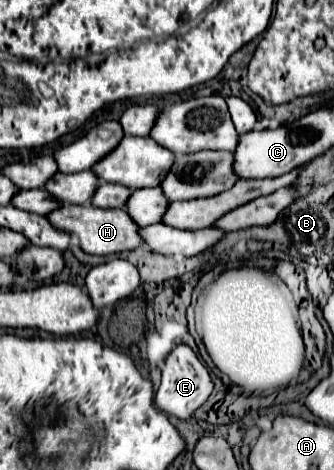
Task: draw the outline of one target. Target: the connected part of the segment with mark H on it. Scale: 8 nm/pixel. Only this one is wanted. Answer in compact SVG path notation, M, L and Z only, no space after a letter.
M65 205L61 211L53 211L53 215L47 217L49 221L57 223L59 229L77 235L81 249L91 255L111 255L143 245L143 237L139 233L141 227L131 219L125 209L101 209L97 205Z

